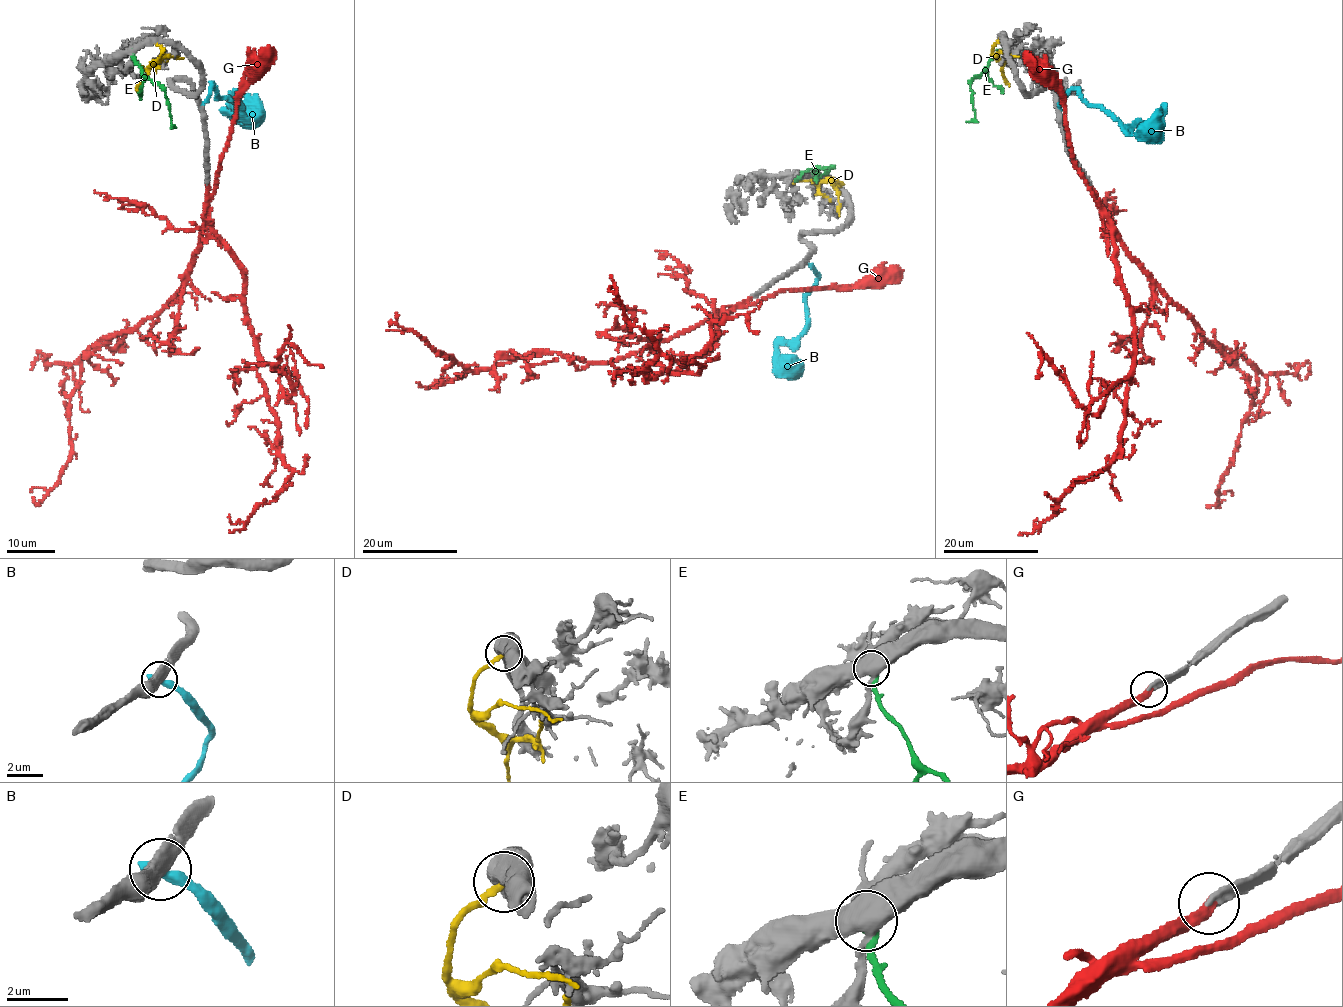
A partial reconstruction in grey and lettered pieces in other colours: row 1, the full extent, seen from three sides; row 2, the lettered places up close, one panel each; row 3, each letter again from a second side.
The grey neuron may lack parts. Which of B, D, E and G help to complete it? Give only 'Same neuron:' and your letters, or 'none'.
Same neuron: G

